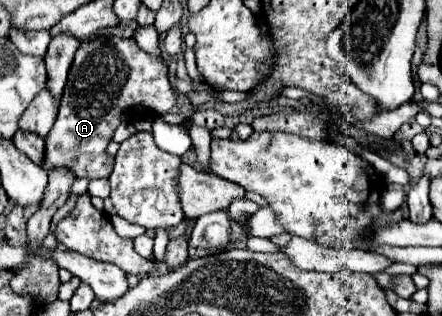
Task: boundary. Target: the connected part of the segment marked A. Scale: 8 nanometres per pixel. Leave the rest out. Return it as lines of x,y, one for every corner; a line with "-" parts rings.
99,36
91,38
89,42
81,42
75,60
69,68
69,78
63,90
59,116
55,120
55,126
51,130
51,136
47,136
47,166
45,170
51,170
51,166
71,166
79,178
109,178
113,170
113,160
107,156
105,148
111,142
113,130
121,122
133,122
135,118
141,118
149,112
149,116
163,116
171,112
171,108
177,104
177,94
169,84
167,78
167,62
149,56
143,52
133,38
121,38
121,36

